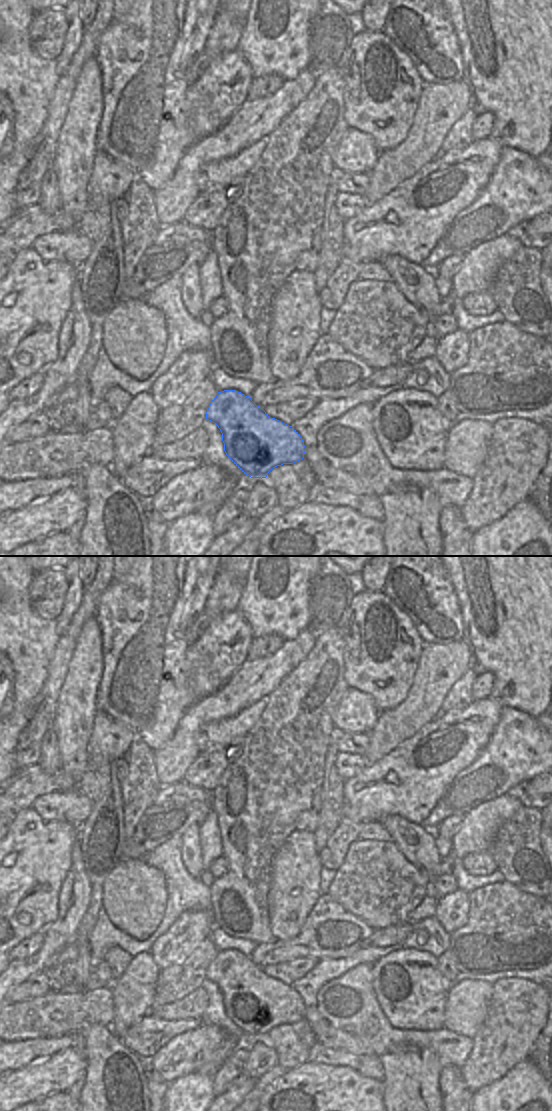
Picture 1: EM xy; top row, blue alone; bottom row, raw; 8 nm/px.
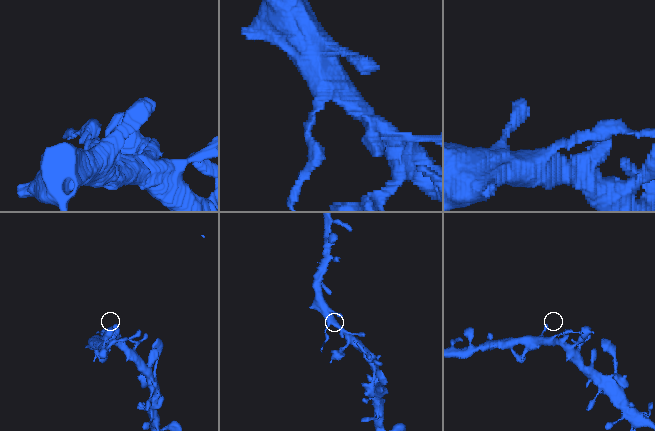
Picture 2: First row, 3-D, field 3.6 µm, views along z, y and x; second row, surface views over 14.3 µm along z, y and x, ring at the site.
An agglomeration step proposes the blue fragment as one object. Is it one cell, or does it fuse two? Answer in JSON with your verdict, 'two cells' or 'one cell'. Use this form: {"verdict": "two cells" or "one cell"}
{"verdict": "two cells"}

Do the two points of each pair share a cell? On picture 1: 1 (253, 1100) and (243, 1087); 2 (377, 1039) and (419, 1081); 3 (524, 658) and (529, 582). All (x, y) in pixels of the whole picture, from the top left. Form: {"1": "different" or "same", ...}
{"1": "different", "2": "same", "3": "same"}

